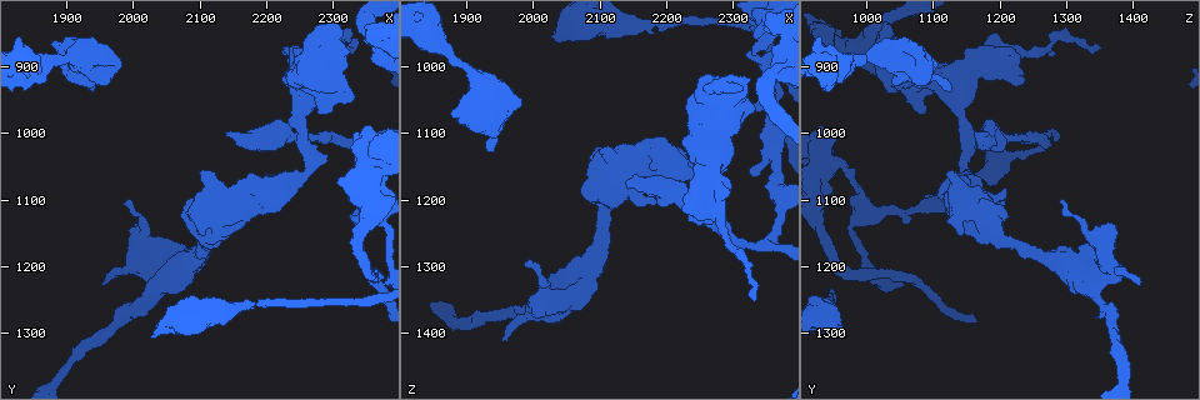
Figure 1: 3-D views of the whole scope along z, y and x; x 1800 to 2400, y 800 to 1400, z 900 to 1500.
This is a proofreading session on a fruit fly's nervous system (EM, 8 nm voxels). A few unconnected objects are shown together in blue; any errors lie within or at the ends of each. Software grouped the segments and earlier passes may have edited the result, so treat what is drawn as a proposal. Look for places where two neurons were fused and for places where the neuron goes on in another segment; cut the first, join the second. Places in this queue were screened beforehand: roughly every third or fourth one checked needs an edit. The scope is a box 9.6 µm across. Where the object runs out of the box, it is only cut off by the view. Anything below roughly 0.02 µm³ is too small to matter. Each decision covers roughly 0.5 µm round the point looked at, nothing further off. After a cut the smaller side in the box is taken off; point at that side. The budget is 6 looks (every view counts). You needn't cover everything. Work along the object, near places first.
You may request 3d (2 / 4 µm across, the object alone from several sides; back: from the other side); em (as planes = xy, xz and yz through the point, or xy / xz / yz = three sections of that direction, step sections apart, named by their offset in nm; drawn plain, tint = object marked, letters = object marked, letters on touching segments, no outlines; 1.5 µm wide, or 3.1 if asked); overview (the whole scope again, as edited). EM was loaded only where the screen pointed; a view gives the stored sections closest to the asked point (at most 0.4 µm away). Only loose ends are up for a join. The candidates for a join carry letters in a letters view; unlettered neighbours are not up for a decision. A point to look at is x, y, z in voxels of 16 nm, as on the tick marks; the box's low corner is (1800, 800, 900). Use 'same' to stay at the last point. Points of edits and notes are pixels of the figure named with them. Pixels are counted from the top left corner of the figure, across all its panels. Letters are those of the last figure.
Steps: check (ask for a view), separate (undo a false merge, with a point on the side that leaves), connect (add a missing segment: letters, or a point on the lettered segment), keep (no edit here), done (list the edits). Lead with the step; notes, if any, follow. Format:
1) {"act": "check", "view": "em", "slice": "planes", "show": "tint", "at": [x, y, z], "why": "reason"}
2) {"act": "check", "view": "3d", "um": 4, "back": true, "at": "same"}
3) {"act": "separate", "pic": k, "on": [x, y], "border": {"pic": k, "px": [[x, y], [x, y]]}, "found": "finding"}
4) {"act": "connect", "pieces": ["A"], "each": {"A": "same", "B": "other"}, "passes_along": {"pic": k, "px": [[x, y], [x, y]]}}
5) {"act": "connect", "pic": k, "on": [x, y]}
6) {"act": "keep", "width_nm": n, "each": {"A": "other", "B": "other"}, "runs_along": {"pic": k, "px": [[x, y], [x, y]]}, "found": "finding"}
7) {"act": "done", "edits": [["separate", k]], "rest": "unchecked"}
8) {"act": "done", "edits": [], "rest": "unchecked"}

{"act": "check", "view": "3d", "um": 2, "at": [2335, 875, 1350], "why": "branch stops here"}

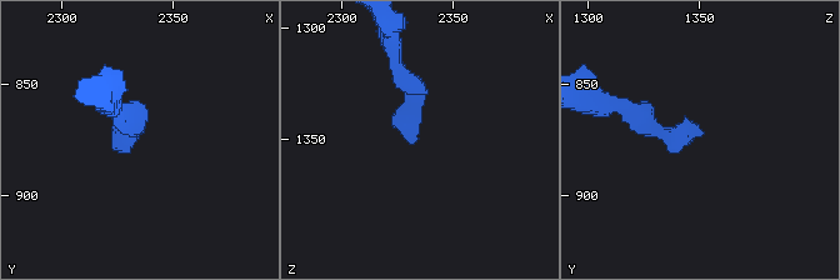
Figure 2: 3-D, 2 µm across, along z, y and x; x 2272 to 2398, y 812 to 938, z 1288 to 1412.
{"act": "check", "view": "em", "slice": "xy", "step": 8, "show": "tint", "at": [2332, 871, 1352], "why": "now the EM"}

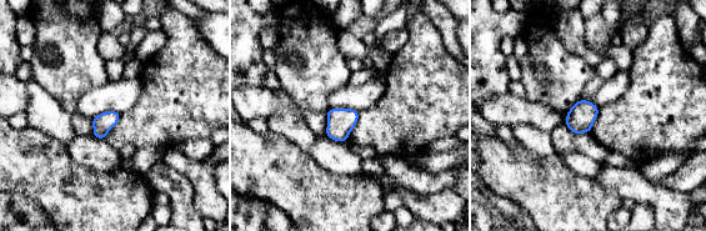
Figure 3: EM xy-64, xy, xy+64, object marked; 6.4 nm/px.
{"act": "check", "view": "em", "slice": "planes", "show": "letters", "at": "same"}

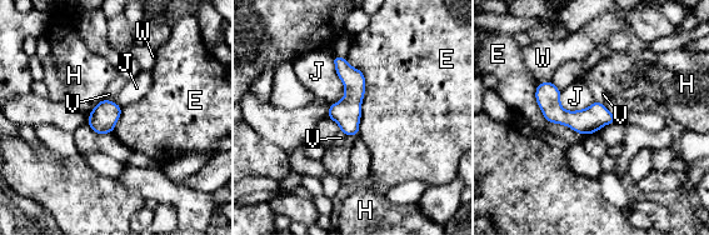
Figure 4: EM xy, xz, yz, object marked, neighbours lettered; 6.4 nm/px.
{"act": "keep", "longest_contact_nm": ["E", 480], "each": {"E": "other", "H": "other", "J": "other", "V": "other", "W": "other"}, "runs_along": {"pic": 4, "px": [[545, 90], [565, 118], [610, 119]]}, "found": "none of them fits"}

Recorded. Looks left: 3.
{"act": "check", "view": "3d", "um": 4, "at": [2030, 1300, 960], "why": "thick end"}

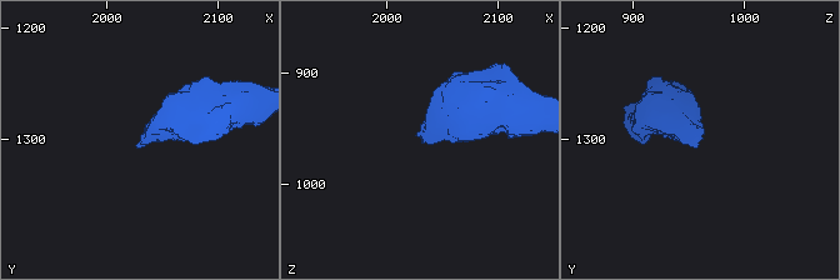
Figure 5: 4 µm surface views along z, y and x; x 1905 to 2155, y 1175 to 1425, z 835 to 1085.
{"act": "check", "view": "em", "slice": "xy", "step": 4, "show": "letters", "at": [2028, 1308, 958]}

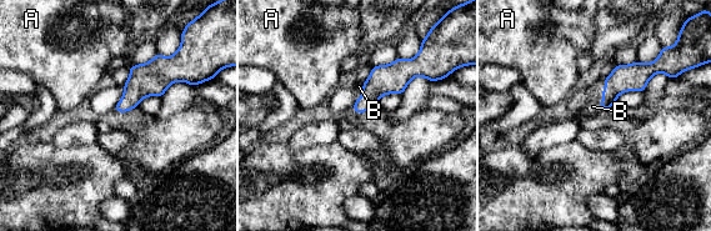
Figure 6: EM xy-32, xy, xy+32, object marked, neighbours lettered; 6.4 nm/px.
{"act": "connect", "pieces": ["B"], "longest_contact_nm": ["B", 220], "each": {"A": "other", "B": "same"}, "passes_along": {"pic": 6, "px": [[635, 76], [602, 95], [592, 106]]}, "found": "it goes on there"}

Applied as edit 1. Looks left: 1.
{"act": "done", "edits": [["connect", 6]], "rest": "unchecked"}

